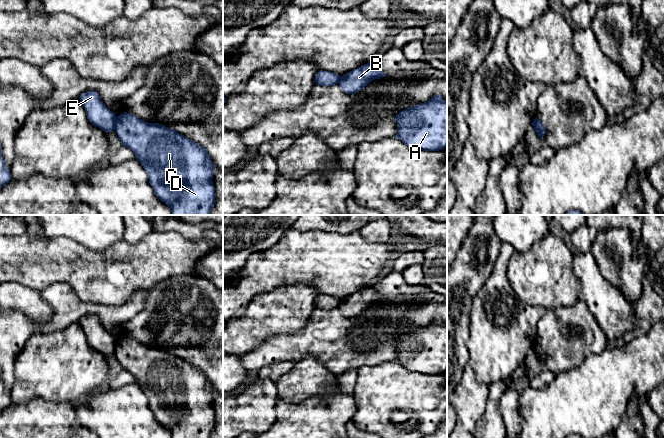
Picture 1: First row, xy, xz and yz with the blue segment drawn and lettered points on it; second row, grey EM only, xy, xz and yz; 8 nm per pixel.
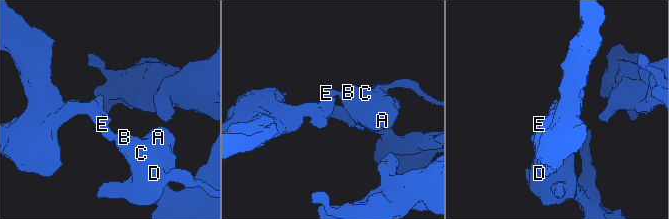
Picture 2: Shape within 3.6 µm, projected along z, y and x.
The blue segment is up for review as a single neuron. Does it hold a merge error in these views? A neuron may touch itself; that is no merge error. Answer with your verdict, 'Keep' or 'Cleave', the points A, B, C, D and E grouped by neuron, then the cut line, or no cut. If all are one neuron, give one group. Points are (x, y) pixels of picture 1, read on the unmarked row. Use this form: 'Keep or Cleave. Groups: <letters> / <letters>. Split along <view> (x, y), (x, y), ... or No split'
Cleave. Groups: A B C D / E. Split along xy (116, 341), (113, 353)

